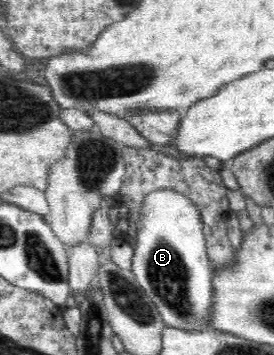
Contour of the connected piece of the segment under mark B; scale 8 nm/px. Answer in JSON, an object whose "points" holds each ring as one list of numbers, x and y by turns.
{"points":[[171,188,150,192,142,204,133,249,131,271,143,291,153,300,165,325,185,331,203,331,205,323,209,323,209,307,213,307,213,266,206,252,199,208,184,194]]}

